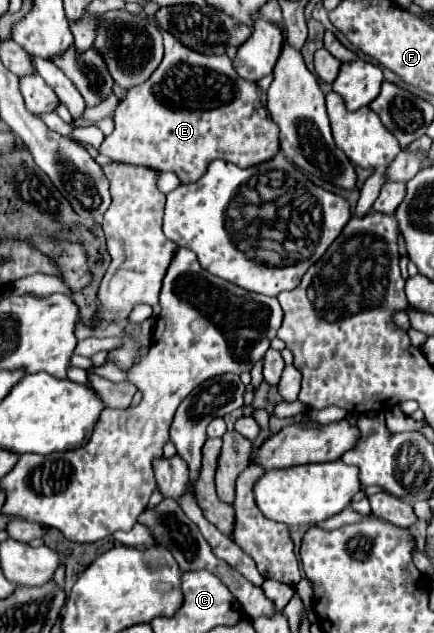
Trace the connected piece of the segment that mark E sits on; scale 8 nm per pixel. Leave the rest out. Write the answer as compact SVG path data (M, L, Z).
M164 33L164 59L154 75L128 91L126 99L118 105L114 115L114 131L100 145L100 153L130 165L142 165L158 171L172 171L182 183L194 183L206 173L206 165L214 159L230 161L238 167L254 167L270 161L280 153L278 125L268 115L266 91L256 81L242 79L228 55L204 57L186 49L178 39Z

